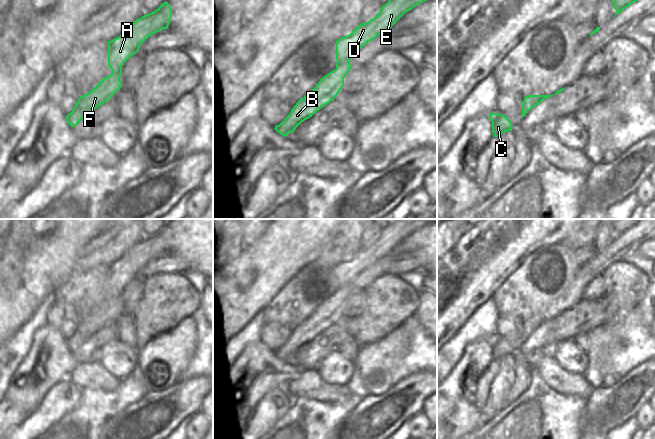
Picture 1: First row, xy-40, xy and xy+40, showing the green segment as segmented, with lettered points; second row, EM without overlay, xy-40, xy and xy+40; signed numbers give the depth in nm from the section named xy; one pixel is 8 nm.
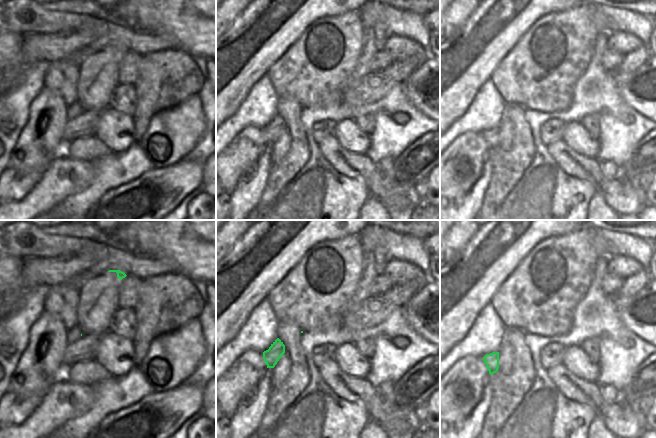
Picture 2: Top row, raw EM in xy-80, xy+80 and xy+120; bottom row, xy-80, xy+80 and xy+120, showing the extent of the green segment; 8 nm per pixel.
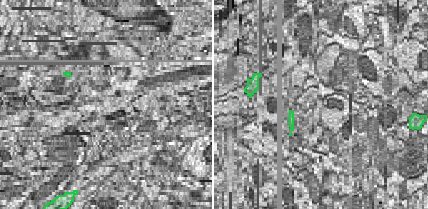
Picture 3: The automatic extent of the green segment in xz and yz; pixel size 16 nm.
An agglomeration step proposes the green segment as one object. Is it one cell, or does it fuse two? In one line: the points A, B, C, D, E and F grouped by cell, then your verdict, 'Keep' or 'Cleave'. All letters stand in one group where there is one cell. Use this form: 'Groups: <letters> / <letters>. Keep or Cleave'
Groups: A D E / B C F. Cleave

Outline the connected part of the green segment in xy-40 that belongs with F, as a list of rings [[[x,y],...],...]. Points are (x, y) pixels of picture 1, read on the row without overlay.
[[[112,295],[112,298],[102,303],[89,317],[81,320],[66,344],[71,351],[78,349],[87,339],[106,327],[121,312],[122,295]]]

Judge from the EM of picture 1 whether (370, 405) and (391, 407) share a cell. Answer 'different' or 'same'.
same

